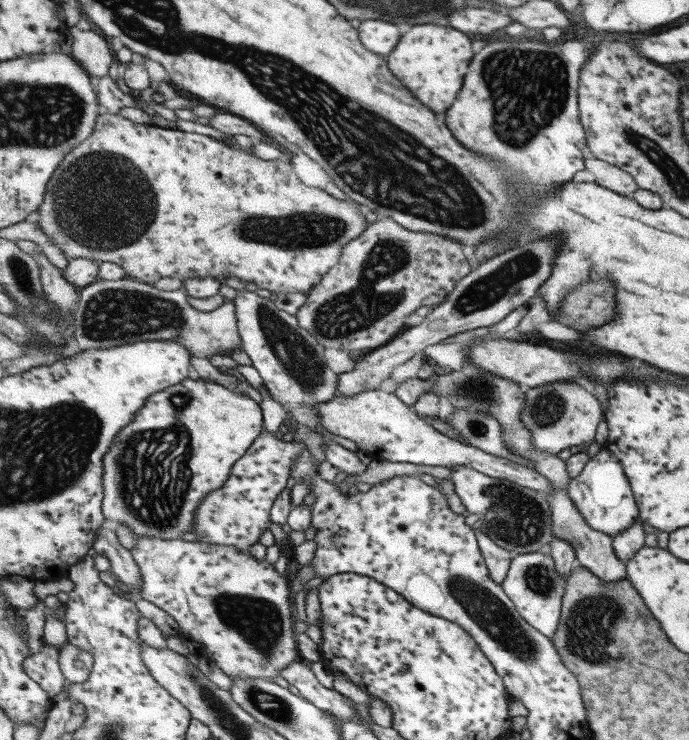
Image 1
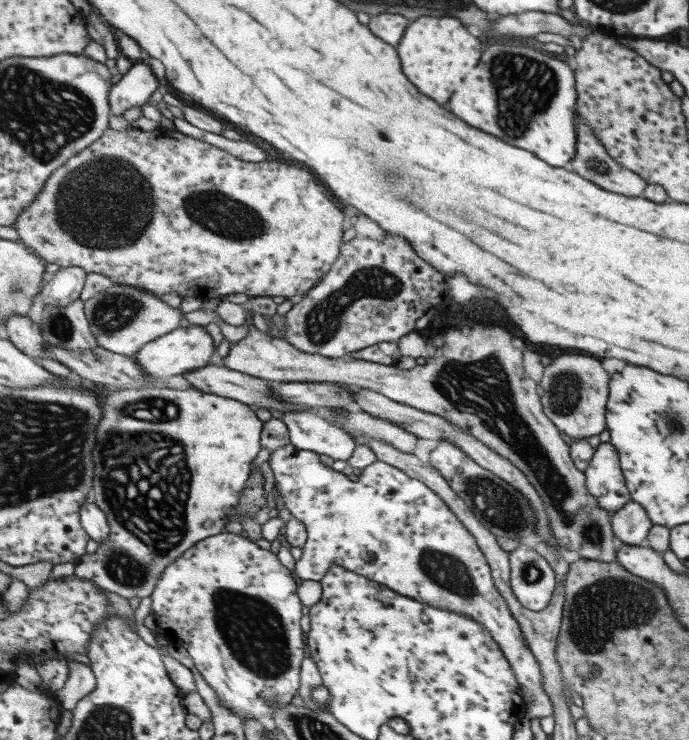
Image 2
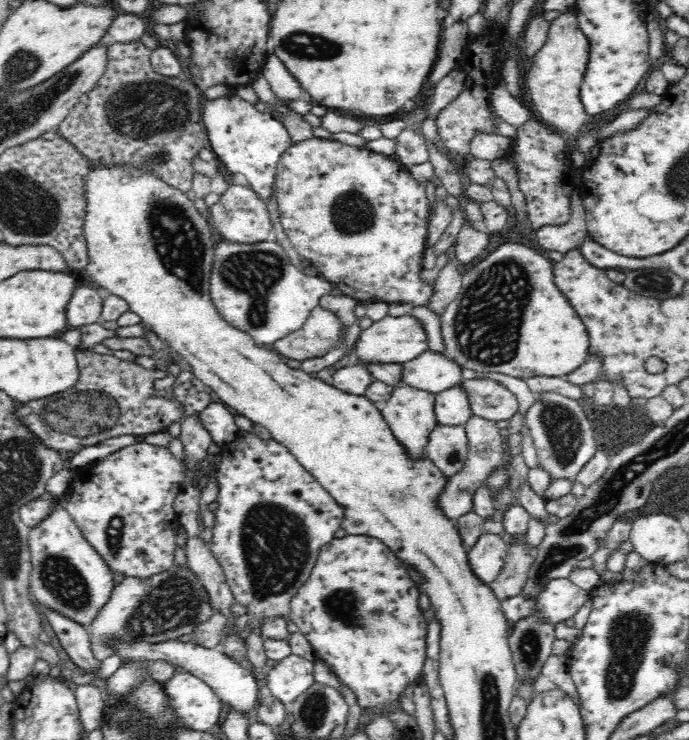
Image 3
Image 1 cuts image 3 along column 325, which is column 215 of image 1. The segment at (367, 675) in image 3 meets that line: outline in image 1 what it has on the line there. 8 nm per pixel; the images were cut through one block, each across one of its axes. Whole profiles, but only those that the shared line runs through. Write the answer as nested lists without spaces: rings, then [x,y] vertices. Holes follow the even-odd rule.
[[[138,538],[132,554],[143,575],[143,587],[136,595],[153,603],[169,614],[183,637],[199,644],[200,656],[217,663],[231,678],[263,678],[273,682],[279,670],[289,666],[301,656],[297,652],[297,636],[293,632],[293,606],[287,573],[279,574],[267,560],[257,560],[253,554],[241,553],[237,547],[187,542],[187,540],[163,540]]]

